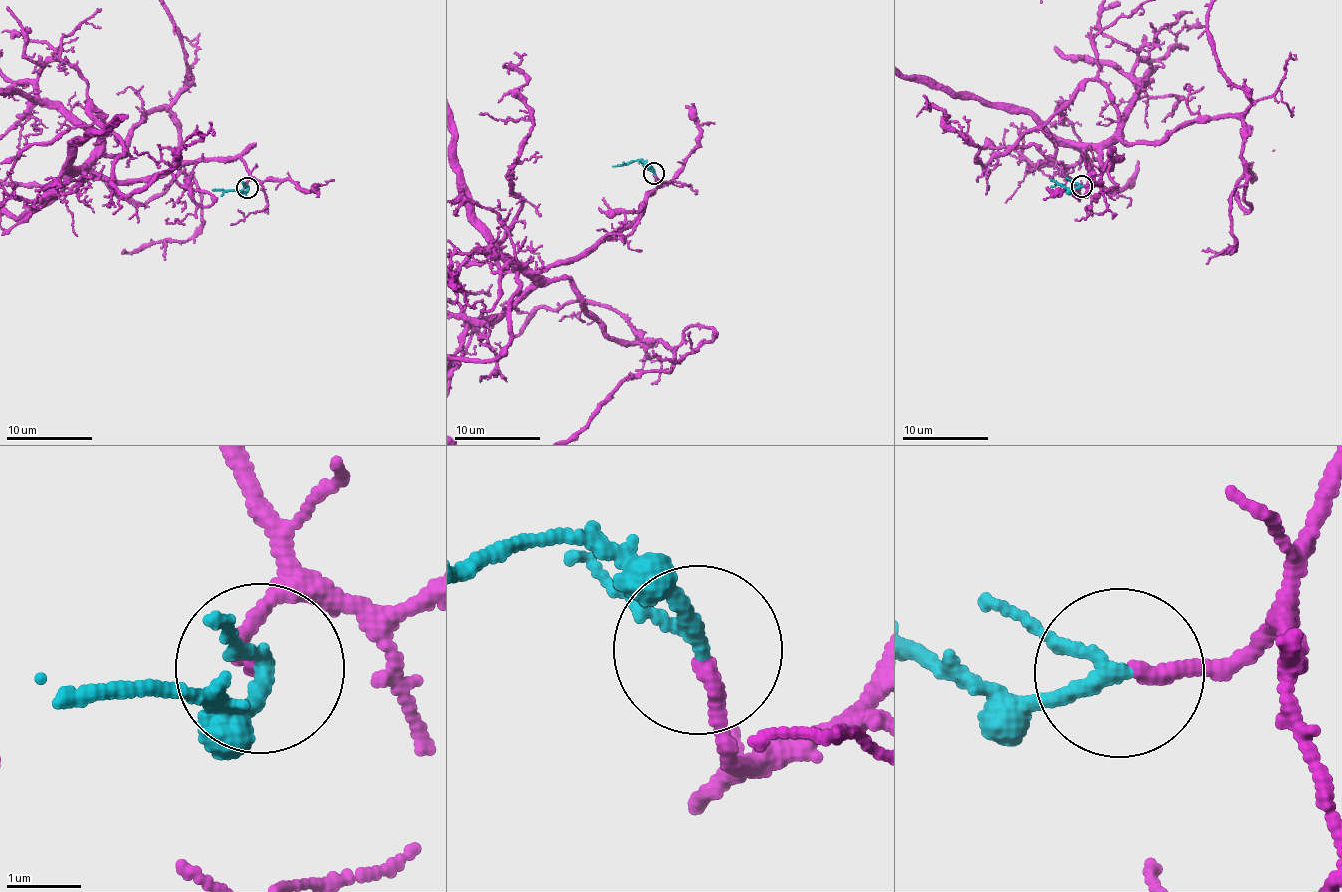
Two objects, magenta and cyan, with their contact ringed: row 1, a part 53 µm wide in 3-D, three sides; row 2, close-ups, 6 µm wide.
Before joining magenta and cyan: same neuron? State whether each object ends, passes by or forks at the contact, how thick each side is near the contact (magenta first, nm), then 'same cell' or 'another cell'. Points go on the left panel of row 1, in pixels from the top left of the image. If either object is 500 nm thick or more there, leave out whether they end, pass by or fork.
magenta ends there; cyan passes by; 220 nm thick on the magenta side, 180 nm on the other; same cell

